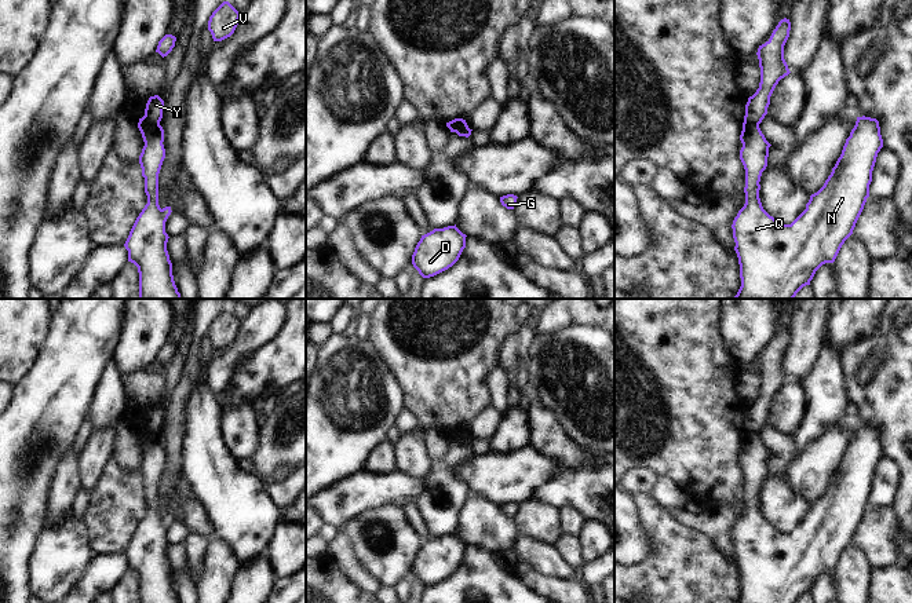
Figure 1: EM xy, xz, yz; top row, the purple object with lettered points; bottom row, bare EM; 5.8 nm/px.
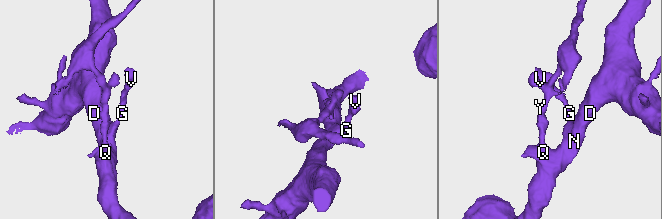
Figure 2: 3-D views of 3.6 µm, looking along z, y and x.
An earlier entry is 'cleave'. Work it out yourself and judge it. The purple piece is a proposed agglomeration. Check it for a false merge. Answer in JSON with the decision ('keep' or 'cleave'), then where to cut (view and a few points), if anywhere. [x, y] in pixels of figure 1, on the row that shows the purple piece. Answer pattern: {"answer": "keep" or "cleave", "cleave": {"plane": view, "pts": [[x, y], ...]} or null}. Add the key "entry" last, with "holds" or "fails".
{"answer": "cleave", "cleave": {"plane": "xy", "pts": [[142, 117], [159, 124]]}, "entry": "holds"}

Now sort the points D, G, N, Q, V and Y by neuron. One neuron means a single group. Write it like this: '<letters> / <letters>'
D G N Q V / Y

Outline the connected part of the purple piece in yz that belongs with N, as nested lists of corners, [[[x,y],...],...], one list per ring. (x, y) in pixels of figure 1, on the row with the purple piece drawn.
[[[865,116],[857,117],[831,175],[824,186],[810,195],[806,209],[791,224],[783,224],[770,216],[759,198],[759,182],[767,167],[771,146],[759,124],[744,121],[740,140],[740,160],[745,169],[745,204],[732,224],[741,278],[734,299],[794,299],[803,286],[810,285],[822,264],[835,262],[842,245],[853,234],[869,197],[878,153],[883,147],[879,121]]]

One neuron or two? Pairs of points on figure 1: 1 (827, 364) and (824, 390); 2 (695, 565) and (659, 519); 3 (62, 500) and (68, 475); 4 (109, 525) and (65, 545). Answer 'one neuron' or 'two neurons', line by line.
1: one neuron
2: one neuron
3: one neuron
4: two neurons

